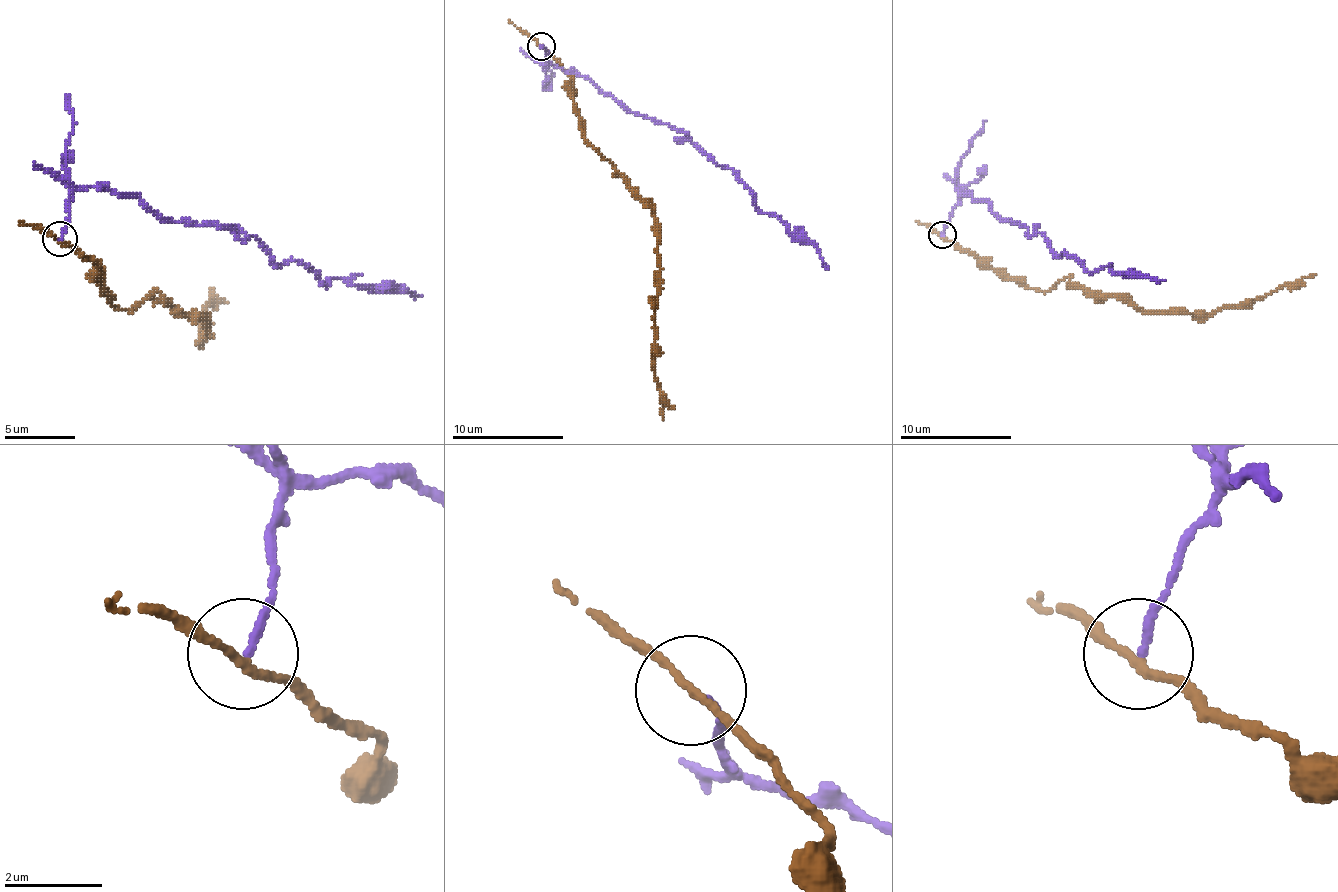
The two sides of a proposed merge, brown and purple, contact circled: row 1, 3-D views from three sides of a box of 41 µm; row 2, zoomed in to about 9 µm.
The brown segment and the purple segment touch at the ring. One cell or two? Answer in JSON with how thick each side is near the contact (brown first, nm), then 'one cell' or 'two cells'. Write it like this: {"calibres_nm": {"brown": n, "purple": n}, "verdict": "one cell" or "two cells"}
{"calibres_nm": {"brown": 150, "purple": 150}, "verdict": "two cells"}

